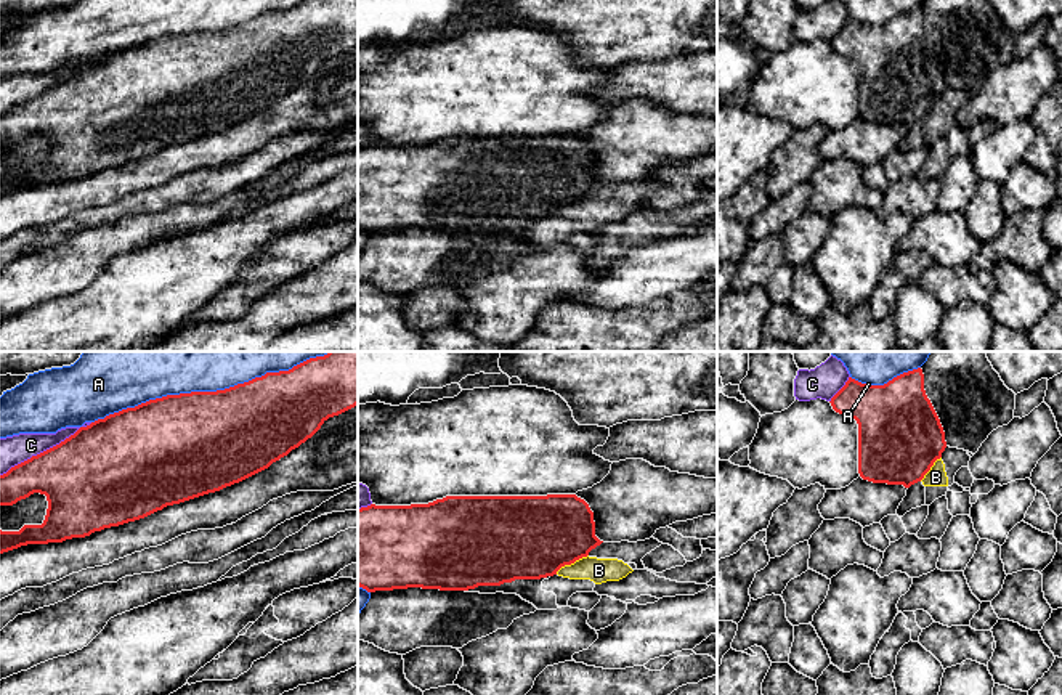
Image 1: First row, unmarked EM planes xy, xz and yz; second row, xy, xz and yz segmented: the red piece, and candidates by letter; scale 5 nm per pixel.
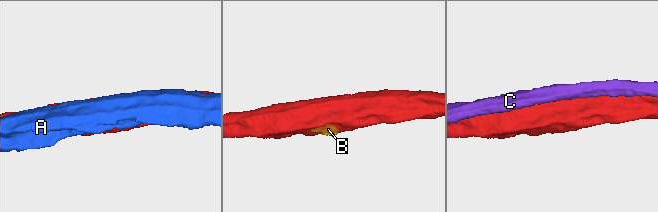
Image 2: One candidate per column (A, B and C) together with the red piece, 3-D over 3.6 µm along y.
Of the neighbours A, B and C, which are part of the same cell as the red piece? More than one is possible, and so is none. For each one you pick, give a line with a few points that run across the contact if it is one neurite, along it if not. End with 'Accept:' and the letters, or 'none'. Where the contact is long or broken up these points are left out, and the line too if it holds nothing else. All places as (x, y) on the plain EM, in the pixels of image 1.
Accept: none

